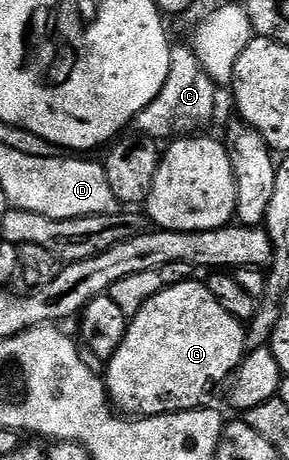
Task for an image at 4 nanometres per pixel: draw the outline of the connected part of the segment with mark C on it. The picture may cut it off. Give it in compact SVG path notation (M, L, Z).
M173 44L170 53L170 73L167 74L166 84L154 99L133 120L133 128L141 134L157 141L173 138L184 121L206 121L216 111L216 94L218 88L212 78L202 69L201 62L187 44Z

